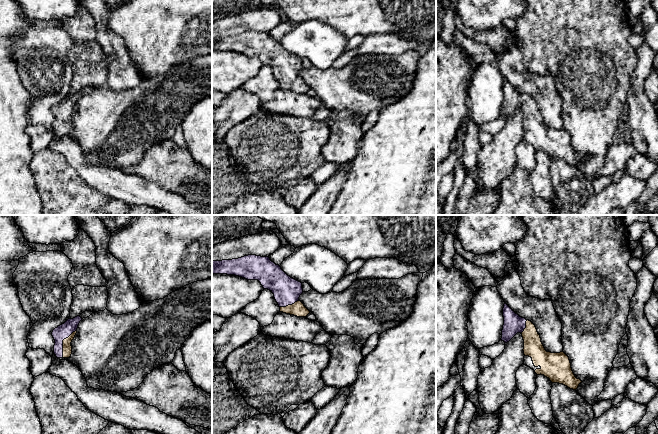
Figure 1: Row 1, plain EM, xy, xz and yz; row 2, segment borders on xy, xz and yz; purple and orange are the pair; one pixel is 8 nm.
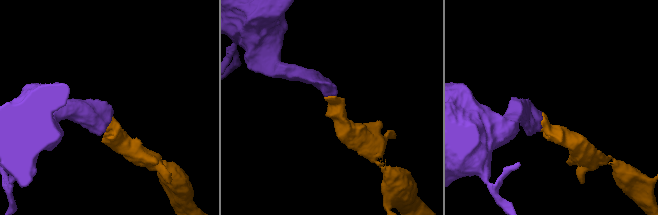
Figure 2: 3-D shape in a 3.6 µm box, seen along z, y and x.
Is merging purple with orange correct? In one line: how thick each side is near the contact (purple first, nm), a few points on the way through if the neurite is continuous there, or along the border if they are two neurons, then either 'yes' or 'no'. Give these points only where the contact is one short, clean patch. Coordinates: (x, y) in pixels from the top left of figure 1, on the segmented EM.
120 nm thick on the purple side, 80 nm on the other; runs through xy (63, 331), (62, 342), (67, 348); yes

